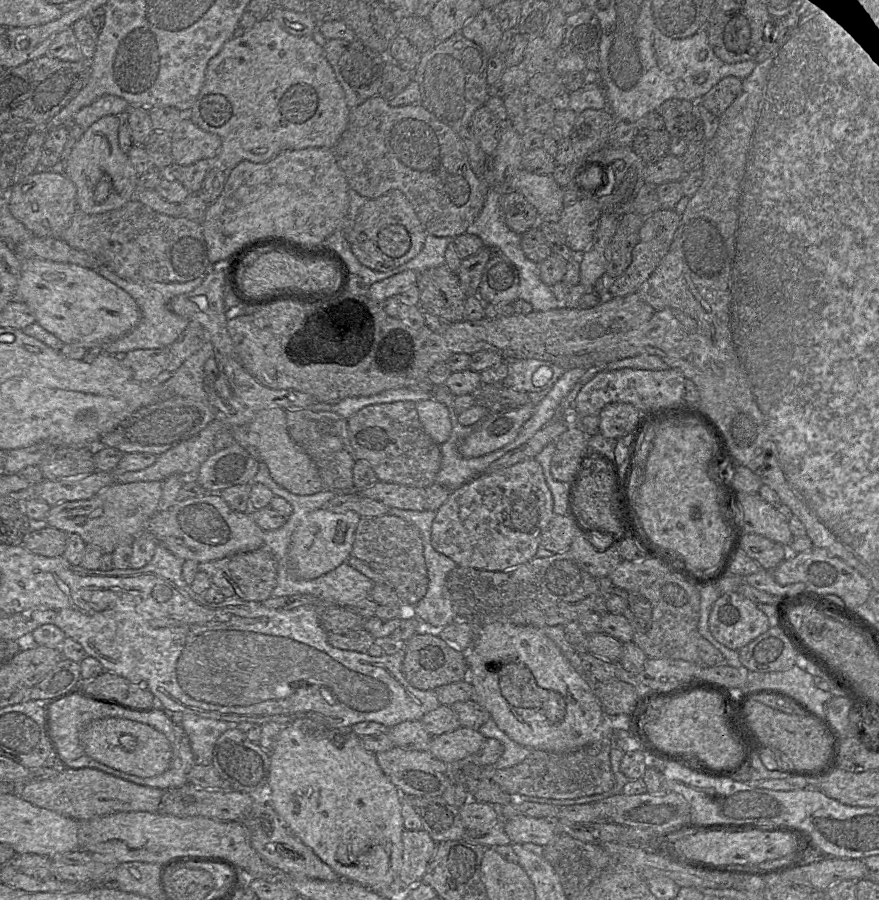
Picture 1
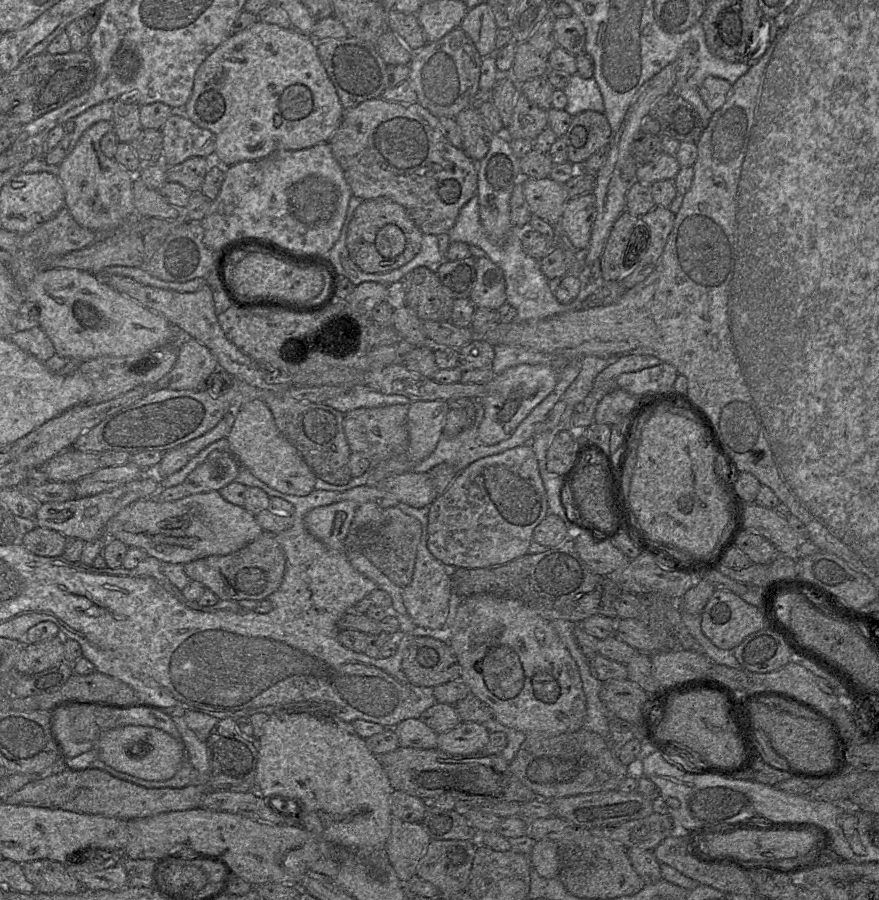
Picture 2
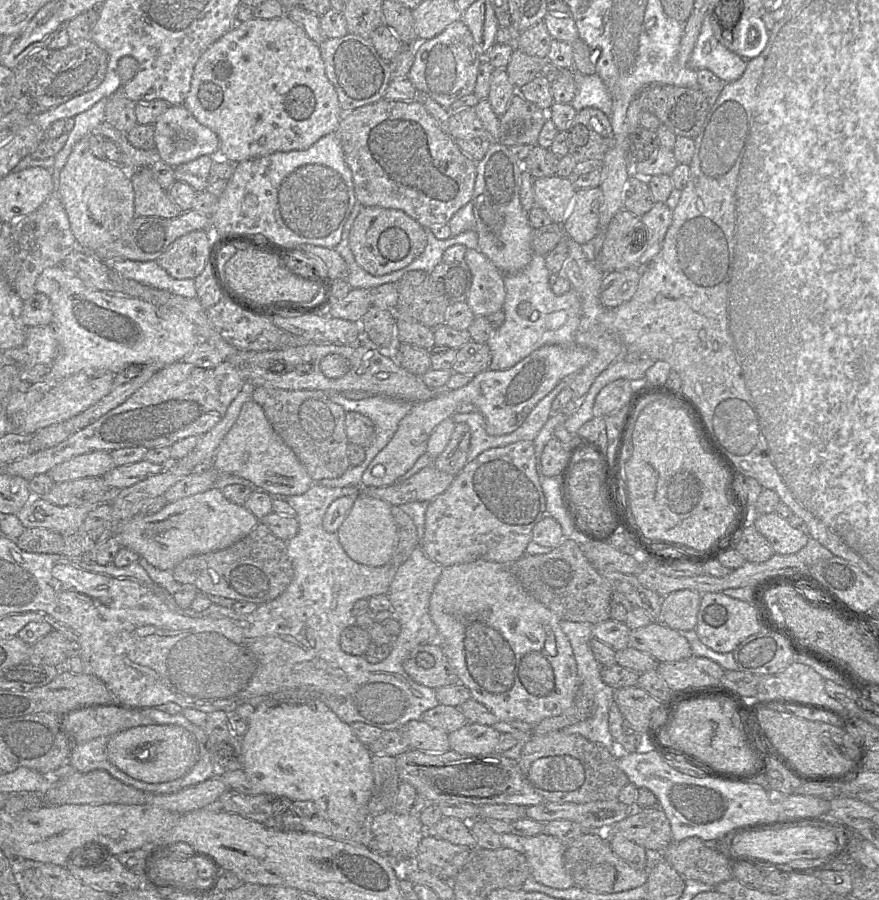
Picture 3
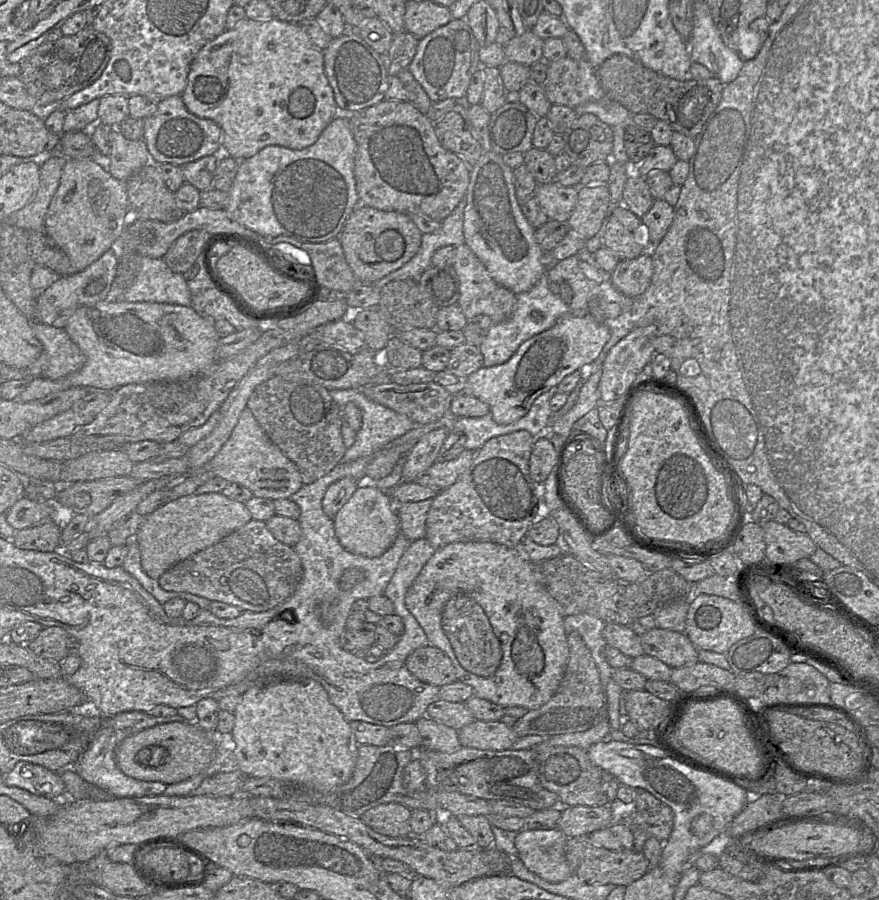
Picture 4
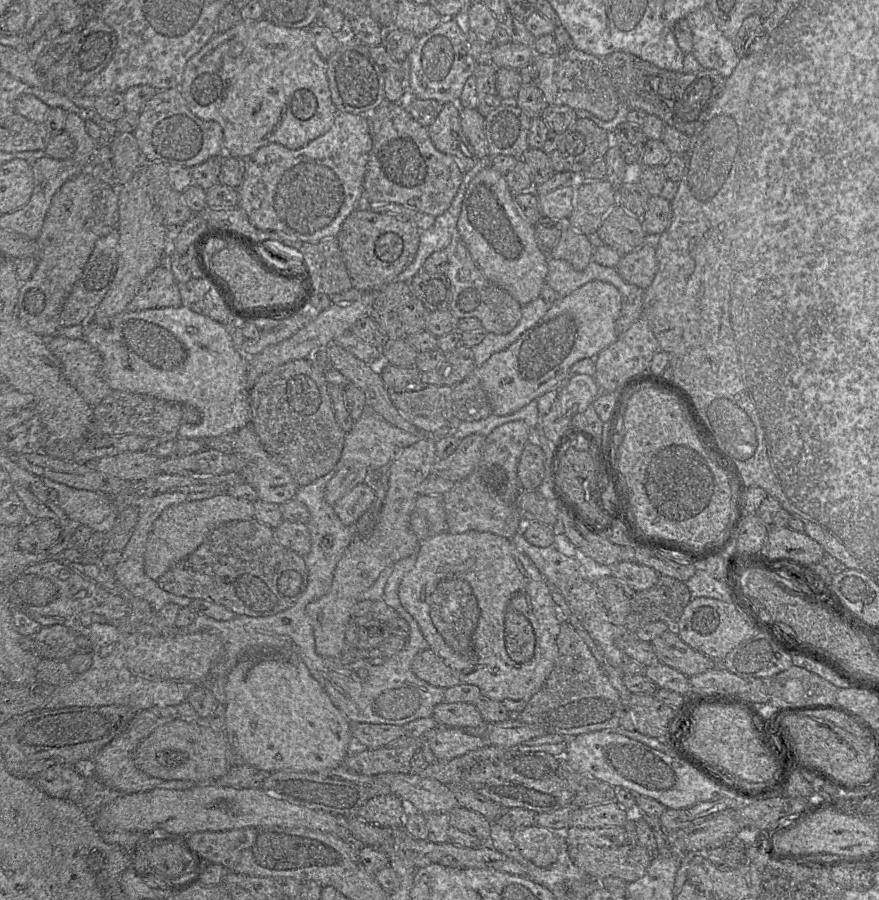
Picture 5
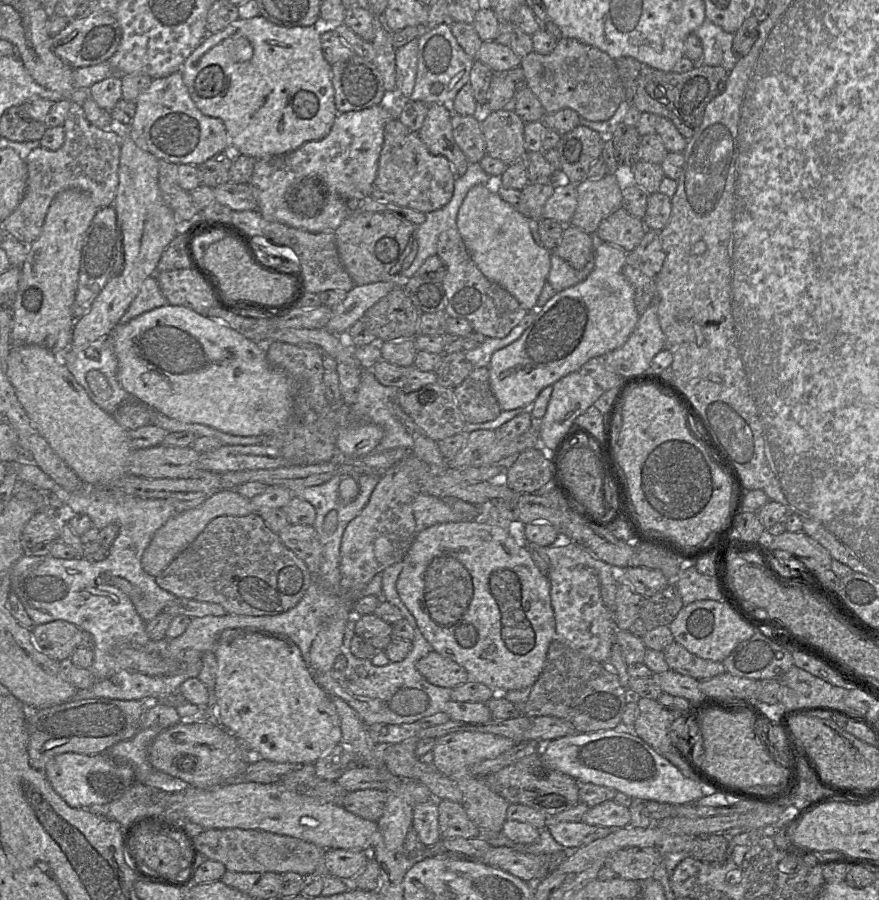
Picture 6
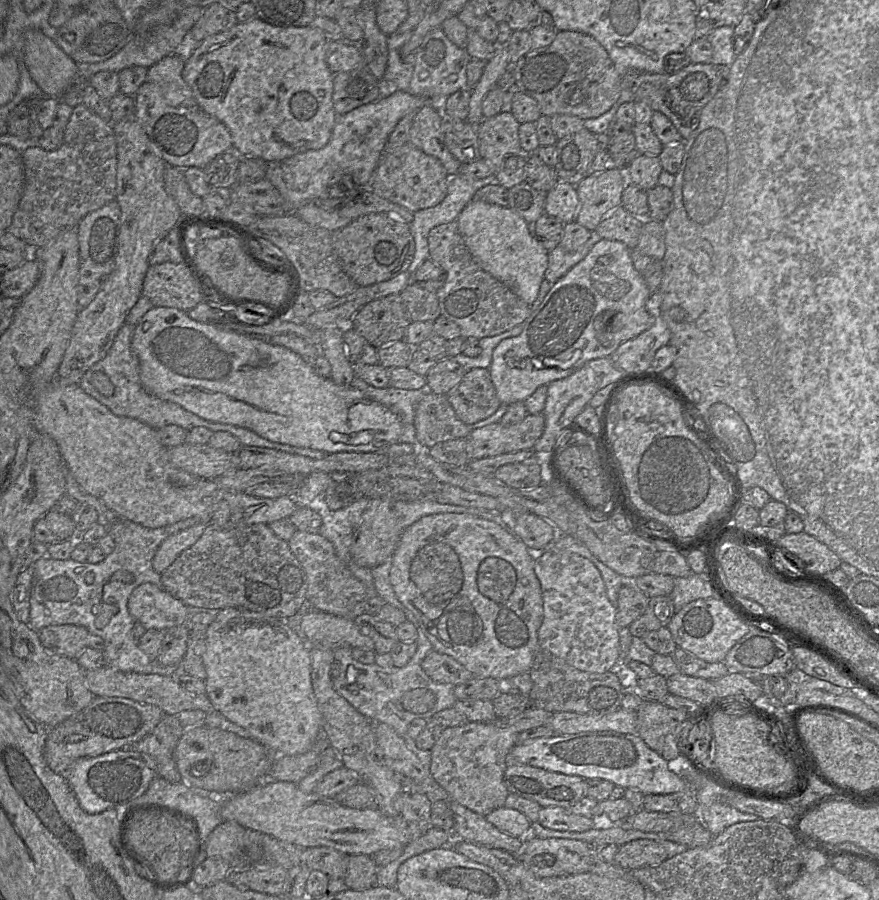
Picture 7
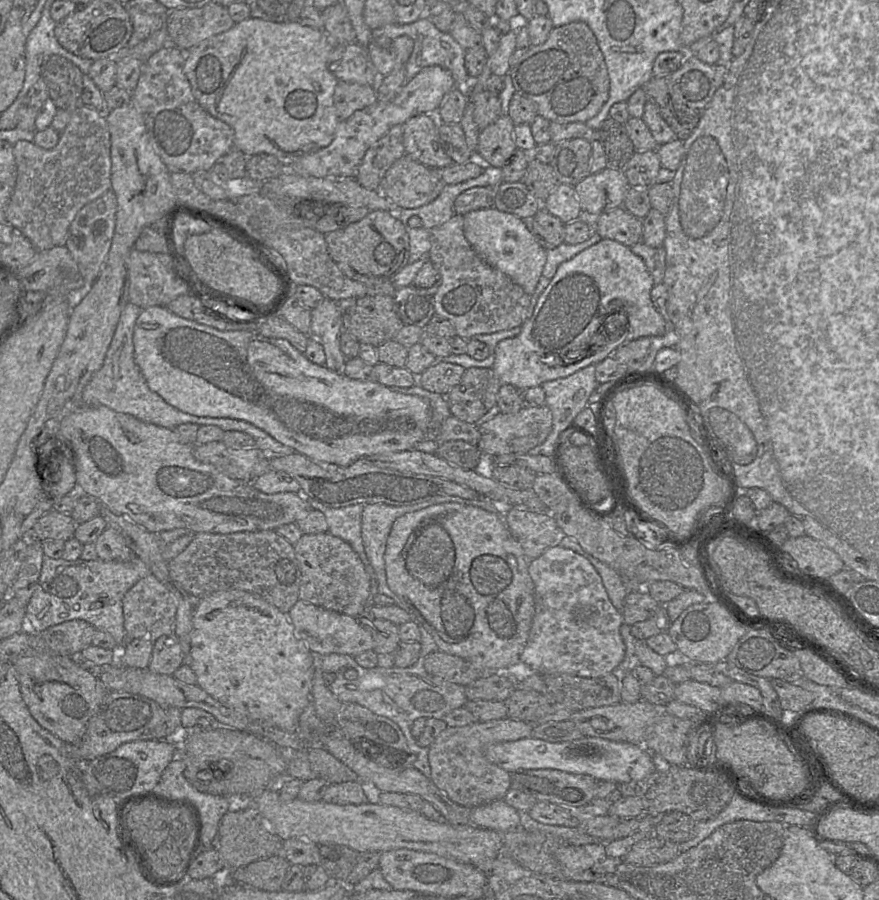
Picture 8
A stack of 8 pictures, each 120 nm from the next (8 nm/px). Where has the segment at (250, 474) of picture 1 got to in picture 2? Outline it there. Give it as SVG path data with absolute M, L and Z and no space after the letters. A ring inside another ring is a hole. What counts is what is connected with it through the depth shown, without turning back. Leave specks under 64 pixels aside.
M231 453L213 461L205 461L192 471L182 483L190 494L219 491L235 482L240 464Z

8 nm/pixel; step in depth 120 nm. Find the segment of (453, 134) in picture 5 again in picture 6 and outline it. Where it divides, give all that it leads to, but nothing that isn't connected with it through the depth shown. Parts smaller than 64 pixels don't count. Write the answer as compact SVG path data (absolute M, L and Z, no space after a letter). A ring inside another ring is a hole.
M428 105L427 115L417 133L432 154L444 156L456 176L461 176L466 172L469 162L454 140L451 125L453 114L450 105Z

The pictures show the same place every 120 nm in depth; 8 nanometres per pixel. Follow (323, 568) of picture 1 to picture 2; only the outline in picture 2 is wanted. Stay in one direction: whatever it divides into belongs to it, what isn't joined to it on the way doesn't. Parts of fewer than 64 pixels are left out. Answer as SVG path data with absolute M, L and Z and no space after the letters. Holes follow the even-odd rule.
M352 501L315 508L304 518L306 529L331 550L343 550L357 509Z

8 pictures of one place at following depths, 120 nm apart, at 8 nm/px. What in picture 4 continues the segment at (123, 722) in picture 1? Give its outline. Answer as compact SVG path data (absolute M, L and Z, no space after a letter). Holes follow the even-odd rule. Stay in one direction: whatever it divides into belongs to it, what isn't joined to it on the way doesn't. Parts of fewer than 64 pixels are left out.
M170 722L142 730L125 738L116 749L119 768L128 776L141 781L179 783L215 766L216 736L201 729L195 722Z

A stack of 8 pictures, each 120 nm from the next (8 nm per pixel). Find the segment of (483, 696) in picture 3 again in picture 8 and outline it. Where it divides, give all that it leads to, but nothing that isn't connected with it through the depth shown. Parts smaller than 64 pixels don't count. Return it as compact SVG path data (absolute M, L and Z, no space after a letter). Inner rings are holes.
M455 502L431 505L406 513L397 518L389 533L384 554L387 583L389 588L415 610L415 619L432 635L438 650L459 656L472 663L482 673L505 673L513 681L524 674L520 655L526 645L535 614L535 587L529 574L530 559L521 545L507 528L502 517L480 507Z

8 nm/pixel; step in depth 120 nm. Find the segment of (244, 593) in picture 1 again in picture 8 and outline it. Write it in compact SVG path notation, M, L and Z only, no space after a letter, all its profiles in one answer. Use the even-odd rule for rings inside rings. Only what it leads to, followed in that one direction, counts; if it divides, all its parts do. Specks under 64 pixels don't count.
M275 530L230 534L200 532L194 534L188 546L168 561L167 565L172 583L177 588L198 598L217 591L242 590L261 597L285 614L288 614L299 600L301 571L295 555L294 545Z

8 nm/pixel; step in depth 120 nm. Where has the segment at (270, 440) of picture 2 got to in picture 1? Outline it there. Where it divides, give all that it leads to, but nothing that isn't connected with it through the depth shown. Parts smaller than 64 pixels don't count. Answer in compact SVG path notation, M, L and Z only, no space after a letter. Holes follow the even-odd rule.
M283 408L261 410L246 427L250 436L250 453L267 465L271 477L279 486L296 495L314 495L324 490L317 466L288 432L286 410Z

